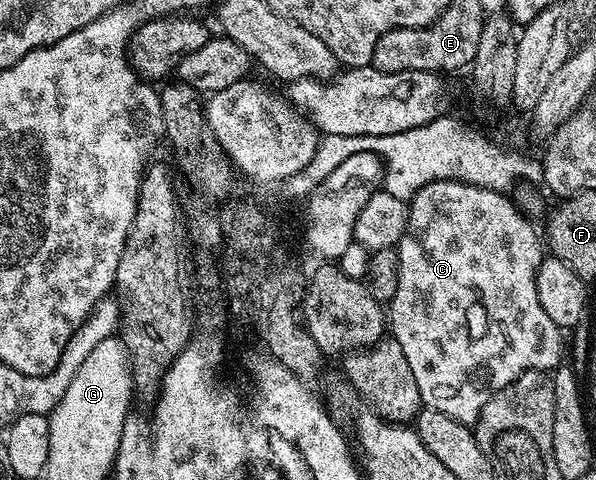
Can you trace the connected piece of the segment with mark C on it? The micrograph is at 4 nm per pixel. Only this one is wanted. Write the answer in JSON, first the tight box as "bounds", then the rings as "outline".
{"bounds":[386,180,564,426],"outline":[[[435,180],[418,189],[410,198],[410,203],[407,205],[408,224],[404,228],[404,236],[395,247],[398,258],[398,290],[394,292],[394,298],[386,308],[386,316],[390,321],[391,339],[396,340],[398,346],[402,346],[402,354],[406,354],[406,362],[410,362],[414,382],[418,382],[421,405],[438,410],[454,418],[459,424],[469,426],[475,425],[480,417],[482,406],[490,402],[495,392],[510,386],[524,372],[555,370],[561,367],[563,360],[560,359],[564,356],[564,340],[560,337],[563,336],[562,330],[554,322],[550,322],[546,310],[542,310],[542,302],[538,302],[536,271],[546,255],[542,247],[541,233],[539,236],[535,226],[532,225],[535,223],[508,199],[509,197],[503,192],[470,186],[457,180]]]}

